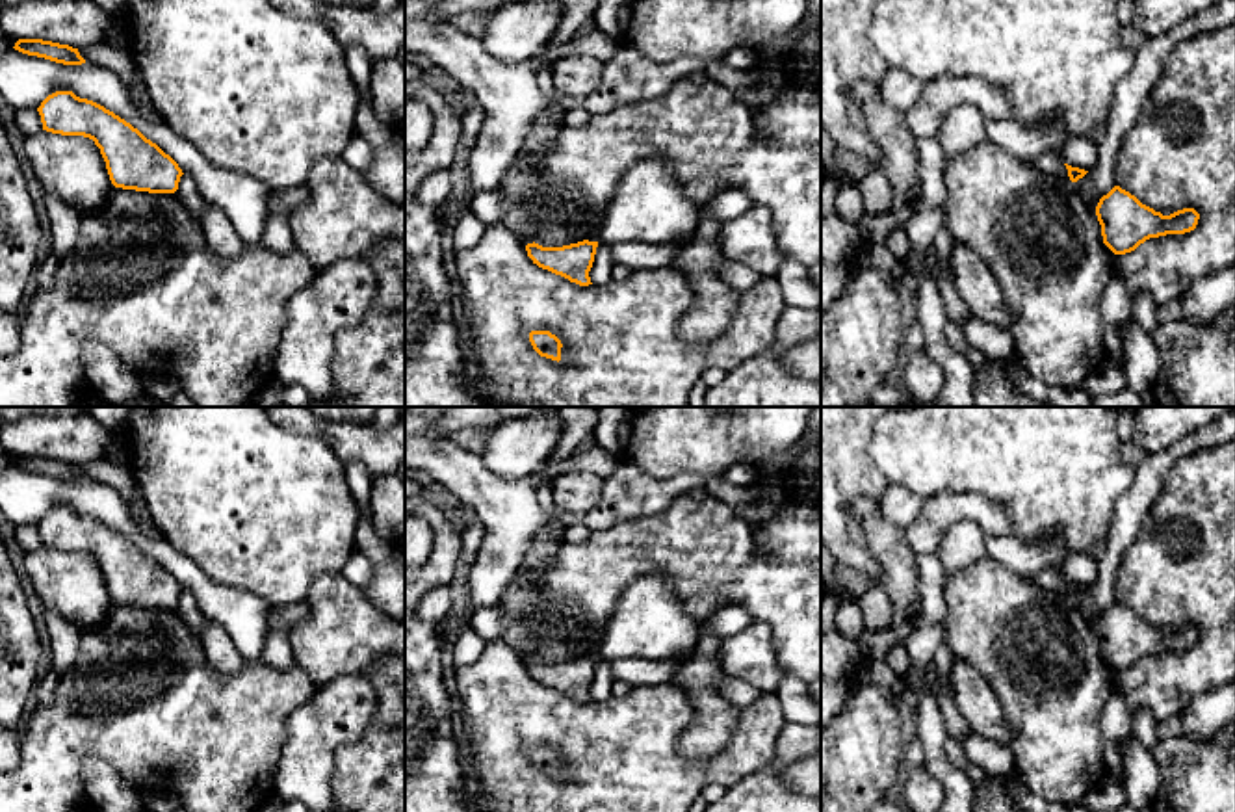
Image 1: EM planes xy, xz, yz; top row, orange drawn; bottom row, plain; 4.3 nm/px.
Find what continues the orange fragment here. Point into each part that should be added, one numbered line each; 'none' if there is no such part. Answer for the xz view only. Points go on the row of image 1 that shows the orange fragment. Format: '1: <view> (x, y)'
none

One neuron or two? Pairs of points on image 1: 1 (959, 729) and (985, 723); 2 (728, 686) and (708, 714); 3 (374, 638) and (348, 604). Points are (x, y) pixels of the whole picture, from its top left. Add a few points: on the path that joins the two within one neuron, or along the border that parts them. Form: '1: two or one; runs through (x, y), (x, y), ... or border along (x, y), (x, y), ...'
1: two; border along (951, 686), (957, 710), (972, 731)
2: two; border along (723, 673), (719, 692), (738, 708)
3: one; runs through (366, 630), (348, 612)

